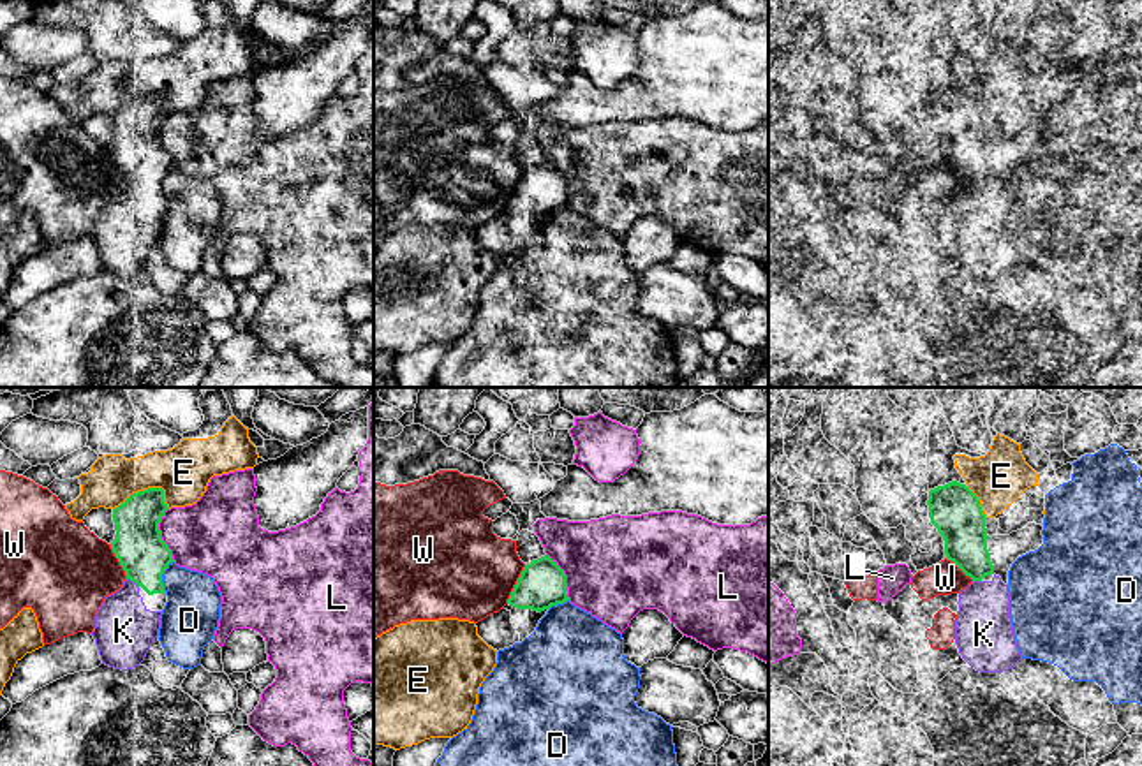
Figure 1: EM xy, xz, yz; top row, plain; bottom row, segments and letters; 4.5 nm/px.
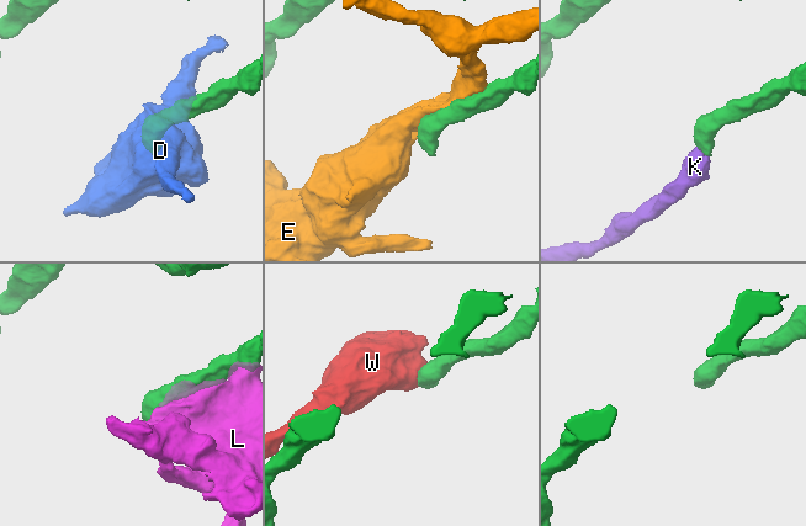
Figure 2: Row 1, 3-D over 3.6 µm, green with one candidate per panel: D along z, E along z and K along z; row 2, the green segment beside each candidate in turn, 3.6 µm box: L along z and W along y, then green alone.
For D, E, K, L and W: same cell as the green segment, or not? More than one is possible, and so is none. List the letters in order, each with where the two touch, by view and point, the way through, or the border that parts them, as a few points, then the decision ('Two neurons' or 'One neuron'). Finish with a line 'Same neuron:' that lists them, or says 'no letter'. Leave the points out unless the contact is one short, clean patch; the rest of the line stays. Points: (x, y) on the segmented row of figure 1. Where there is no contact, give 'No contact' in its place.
D: Touches green at xy (161, 576). Boundary: xy (173, 560), (163, 574), (164, 592). Two neurons
E: Touches green at xy (148, 488). Two neurons
K: Touches green at xy (133, 581). One neuron
L: Touches green at xy (159, 534). Two neurons
W: Touches green at xz (515, 585). Two neurons
Same neuron: K

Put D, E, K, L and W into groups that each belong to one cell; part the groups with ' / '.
D / E / K / L / W

